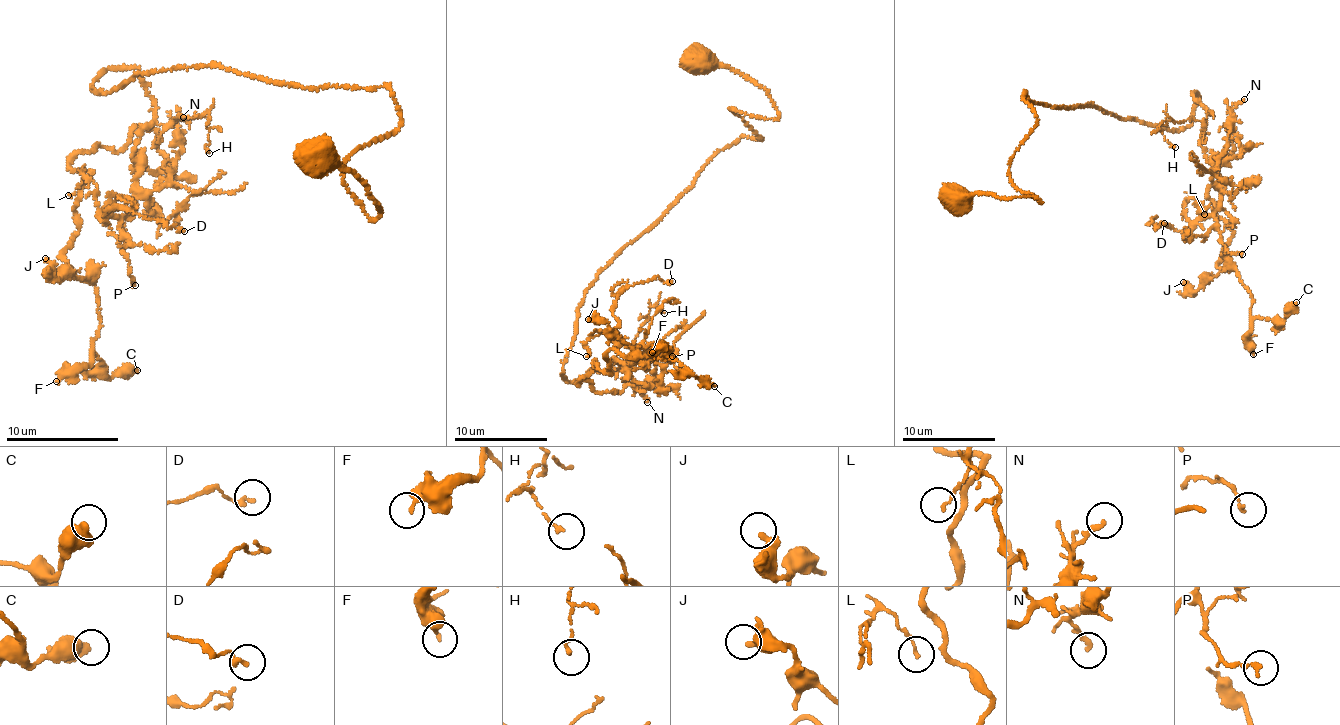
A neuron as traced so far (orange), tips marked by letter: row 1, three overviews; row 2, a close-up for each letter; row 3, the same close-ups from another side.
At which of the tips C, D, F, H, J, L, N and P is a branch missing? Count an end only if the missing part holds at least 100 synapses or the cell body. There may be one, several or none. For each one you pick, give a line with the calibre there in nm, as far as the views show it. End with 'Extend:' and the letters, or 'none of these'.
Extend: none of these

